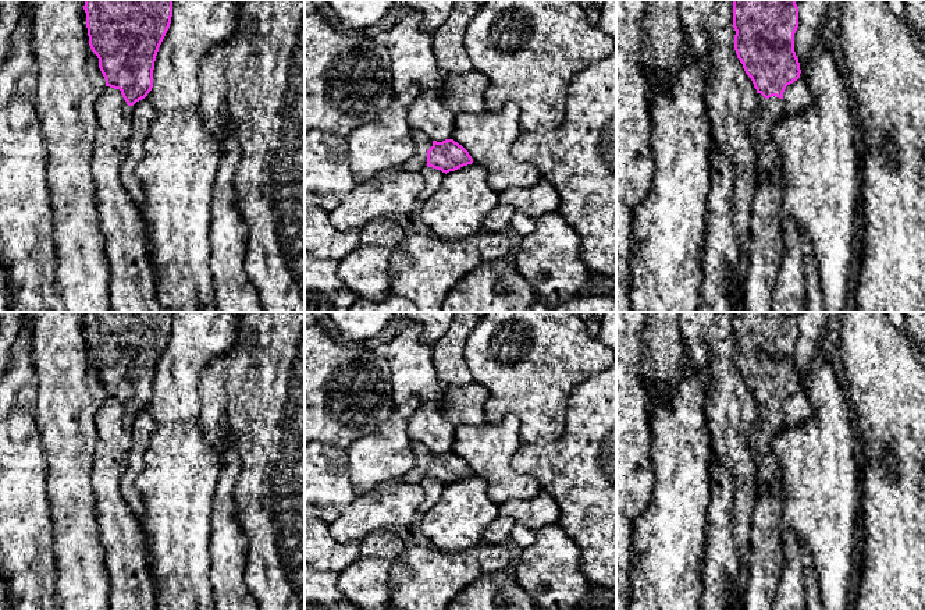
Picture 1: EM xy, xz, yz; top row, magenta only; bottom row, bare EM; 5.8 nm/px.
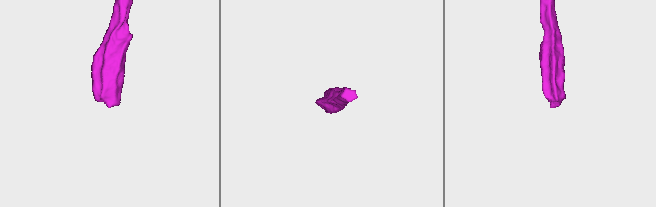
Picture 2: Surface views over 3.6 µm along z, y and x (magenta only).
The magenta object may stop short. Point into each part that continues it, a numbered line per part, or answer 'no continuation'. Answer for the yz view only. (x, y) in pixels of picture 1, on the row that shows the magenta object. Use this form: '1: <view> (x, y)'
1: yz (765, 249)

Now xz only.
1: xz (417, 162)

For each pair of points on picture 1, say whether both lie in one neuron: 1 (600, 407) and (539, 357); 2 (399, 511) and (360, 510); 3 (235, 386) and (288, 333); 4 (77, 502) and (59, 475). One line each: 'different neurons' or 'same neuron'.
1: different neurons
2: same neuron
3: same neuron
4: same neuron

